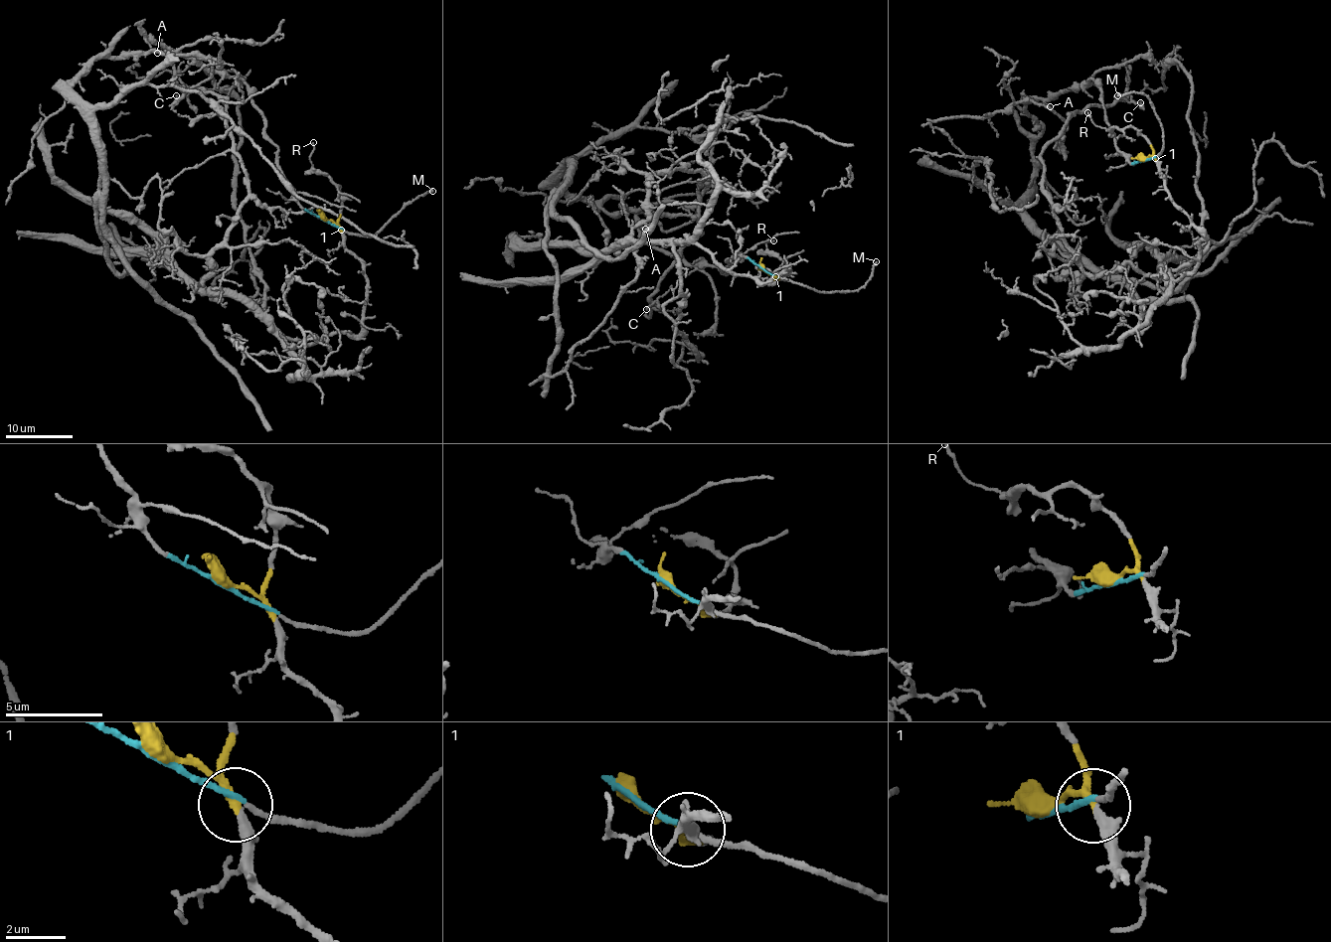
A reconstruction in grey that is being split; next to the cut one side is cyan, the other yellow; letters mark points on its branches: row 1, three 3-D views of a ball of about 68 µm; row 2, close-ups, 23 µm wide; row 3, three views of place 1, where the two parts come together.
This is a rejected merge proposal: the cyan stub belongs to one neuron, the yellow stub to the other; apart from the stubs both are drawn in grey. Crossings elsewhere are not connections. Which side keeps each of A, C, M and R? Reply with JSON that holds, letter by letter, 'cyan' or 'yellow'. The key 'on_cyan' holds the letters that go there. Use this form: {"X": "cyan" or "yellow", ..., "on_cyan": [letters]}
{"A": "cyan", "C": "yellow", "M": "cyan", "R": "yellow", "on_cyan": ["A", "M"]}

